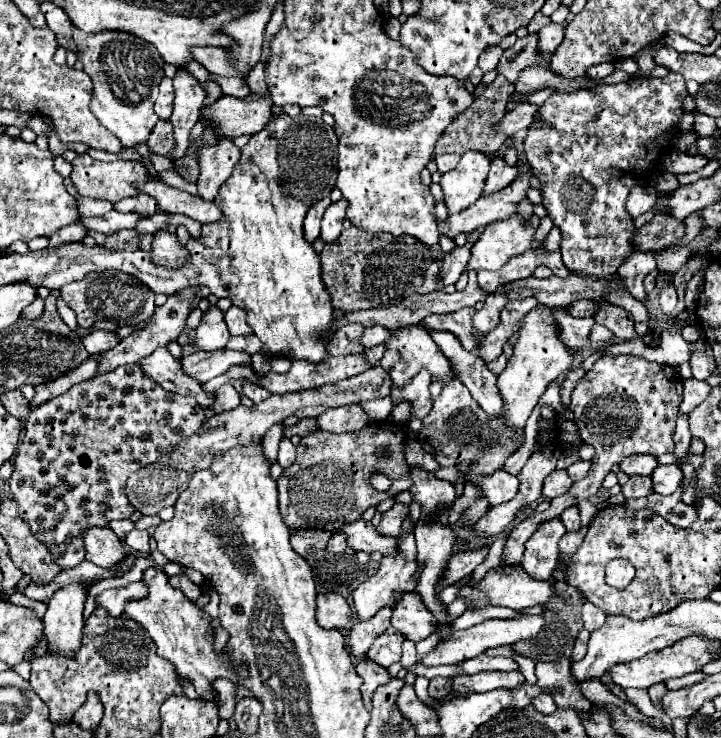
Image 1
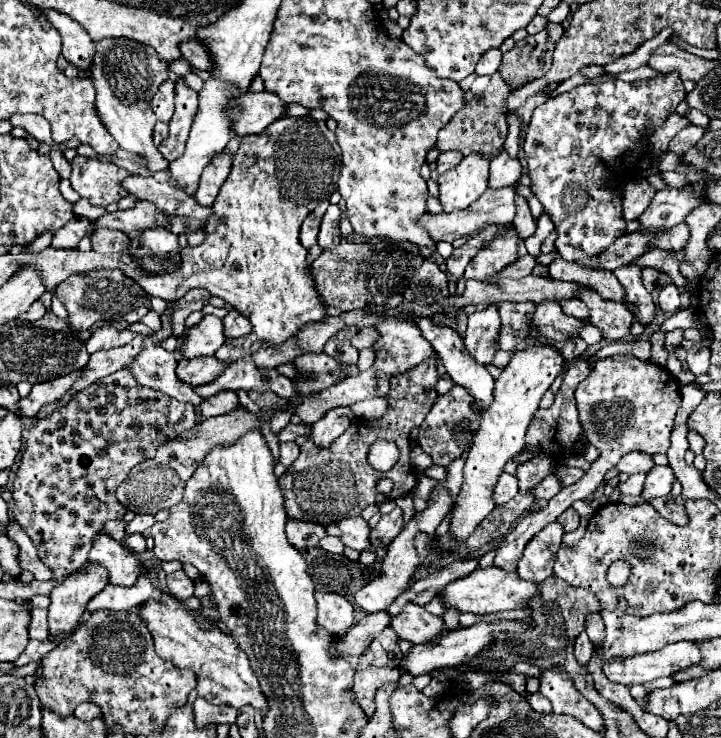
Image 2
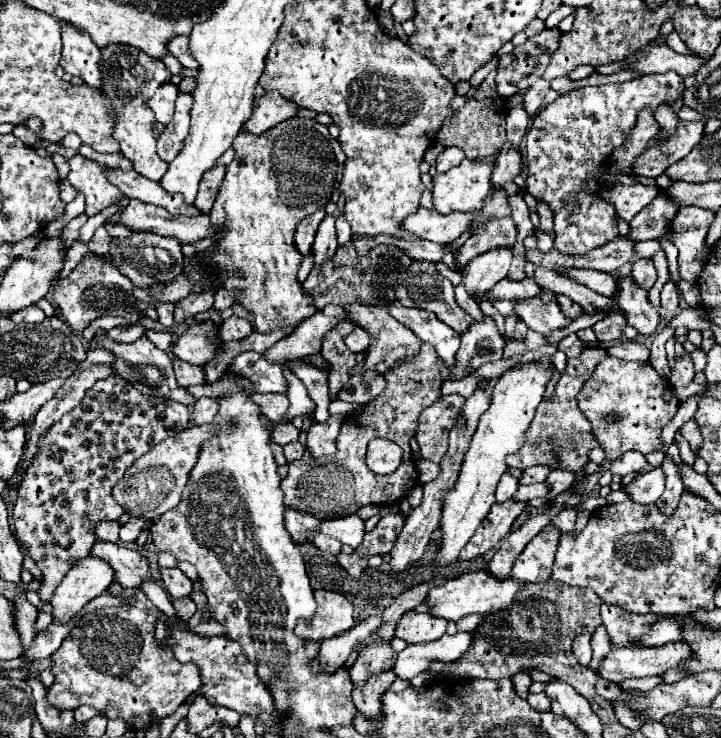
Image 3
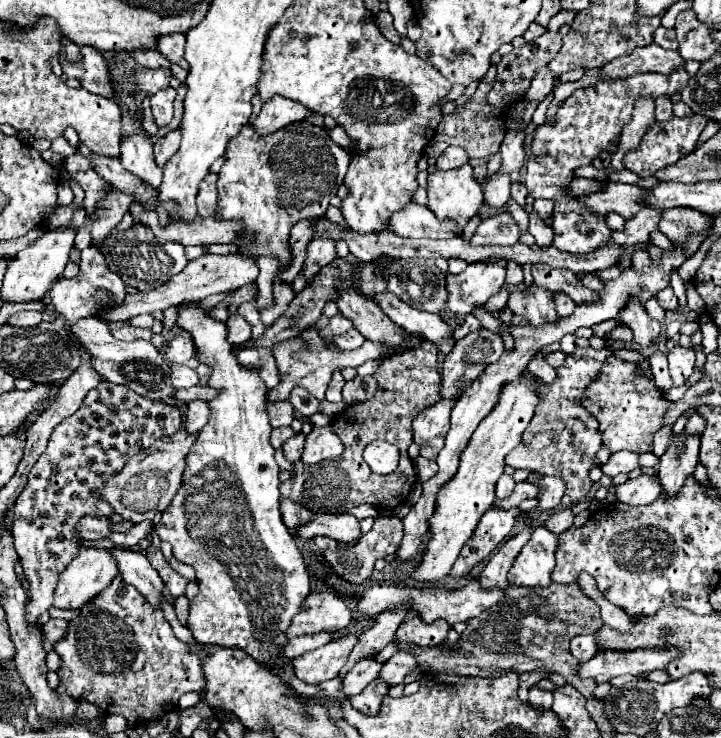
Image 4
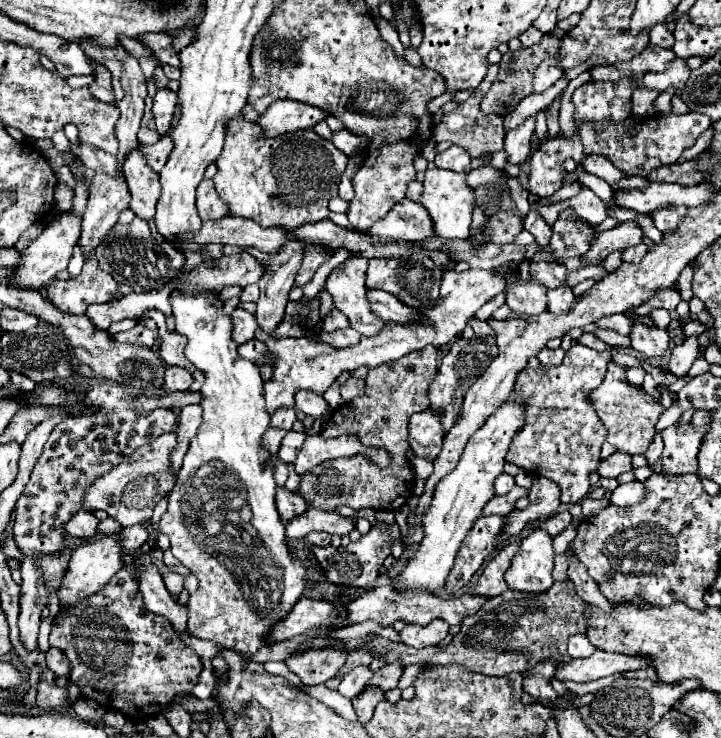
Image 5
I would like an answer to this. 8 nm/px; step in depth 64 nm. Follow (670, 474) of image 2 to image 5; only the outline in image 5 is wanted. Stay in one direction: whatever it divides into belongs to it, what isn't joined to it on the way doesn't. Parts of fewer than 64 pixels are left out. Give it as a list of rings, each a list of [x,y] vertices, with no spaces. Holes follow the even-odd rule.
[[[634,480],[630,484],[620,484],[612,492],[610,502],[616,504],[616,506],[632,506],[632,504],[638,504],[640,500],[644,500],[646,498],[646,492],[648,492],[648,488],[644,486],[644,482]]]

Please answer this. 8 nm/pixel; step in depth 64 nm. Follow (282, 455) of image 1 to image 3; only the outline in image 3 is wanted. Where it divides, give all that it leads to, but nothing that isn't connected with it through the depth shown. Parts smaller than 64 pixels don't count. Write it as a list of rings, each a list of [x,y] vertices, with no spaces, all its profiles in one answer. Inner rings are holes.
[[[290,442],[284,446],[284,456],[286,456],[288,464],[298,460],[302,454],[304,454],[304,444],[300,444],[300,442]]]

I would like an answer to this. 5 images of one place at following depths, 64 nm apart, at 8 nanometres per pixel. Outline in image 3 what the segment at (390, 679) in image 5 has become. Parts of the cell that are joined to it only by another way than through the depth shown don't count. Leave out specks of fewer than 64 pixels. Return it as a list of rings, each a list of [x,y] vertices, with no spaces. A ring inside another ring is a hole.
[[[470,630],[470,632],[456,632],[452,636],[444,634],[436,642],[408,644],[406,650],[398,654],[392,670],[398,674],[398,678],[412,680],[414,676],[426,672],[434,662],[444,662],[444,664],[456,662],[464,652],[468,652],[474,640],[476,632]]]

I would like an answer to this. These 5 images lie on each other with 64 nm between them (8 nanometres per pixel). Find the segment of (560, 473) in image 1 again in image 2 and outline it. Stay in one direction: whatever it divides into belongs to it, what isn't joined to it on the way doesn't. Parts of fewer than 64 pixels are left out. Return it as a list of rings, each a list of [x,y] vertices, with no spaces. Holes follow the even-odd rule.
[[[550,474],[550,476],[546,476],[546,478],[536,486],[534,494],[536,494],[536,498],[550,500],[550,498],[554,498],[562,488],[564,488],[562,480],[560,480],[556,474]]]

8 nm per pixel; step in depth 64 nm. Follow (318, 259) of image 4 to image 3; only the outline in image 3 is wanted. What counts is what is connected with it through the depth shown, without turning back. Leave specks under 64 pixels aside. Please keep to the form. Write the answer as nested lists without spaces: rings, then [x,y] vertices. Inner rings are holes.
[[[326,214],[326,218],[320,222],[320,228],[316,232],[316,240],[312,246],[314,252],[314,264],[322,264],[324,260],[332,258],[336,248],[338,248],[338,238],[336,238],[336,218]]]

